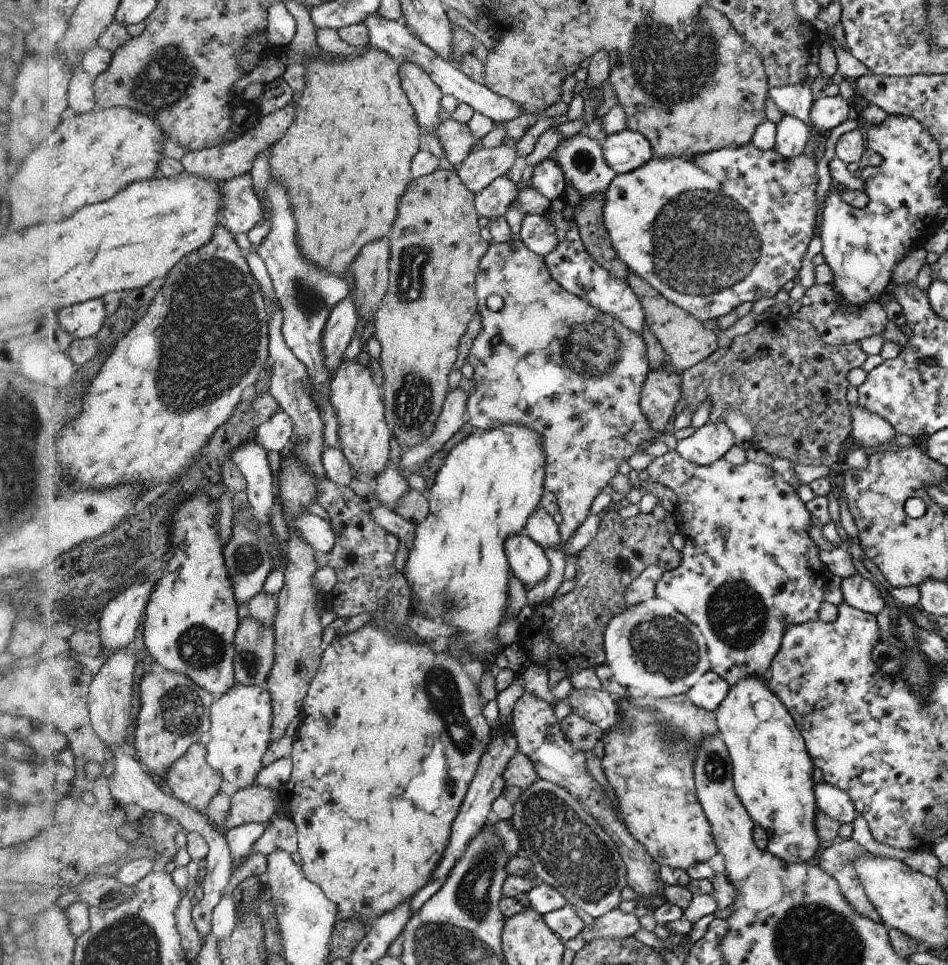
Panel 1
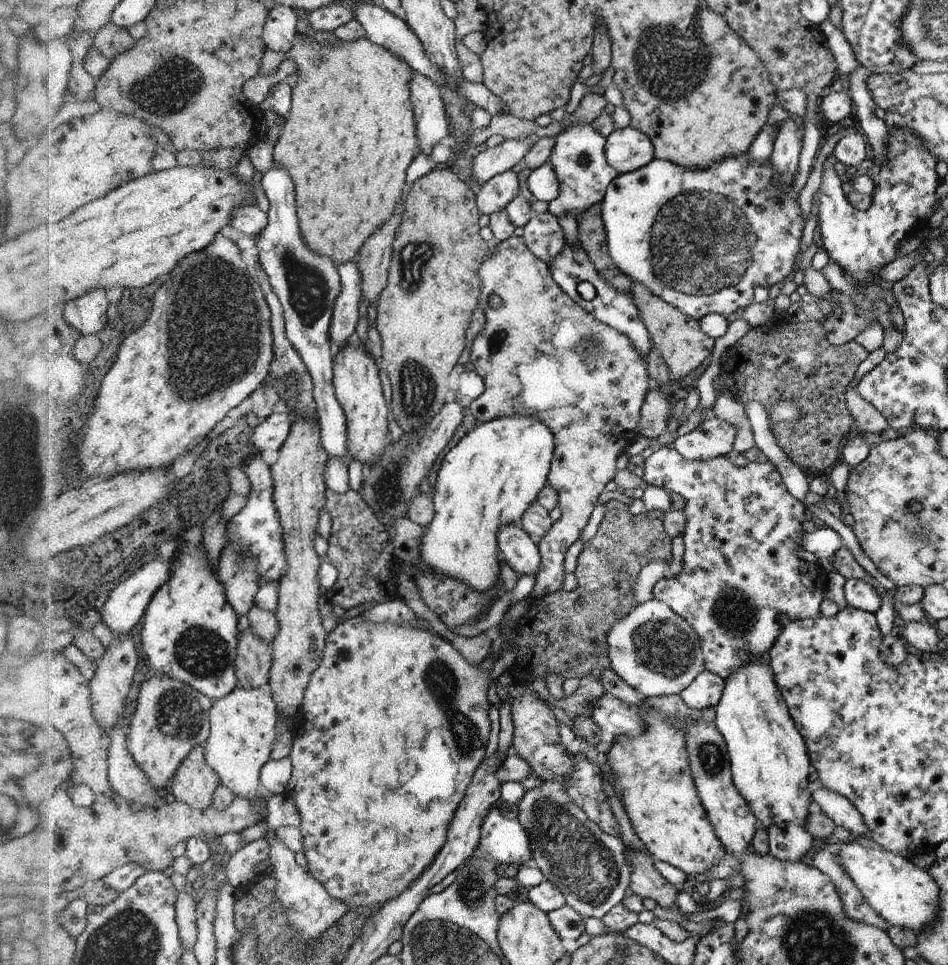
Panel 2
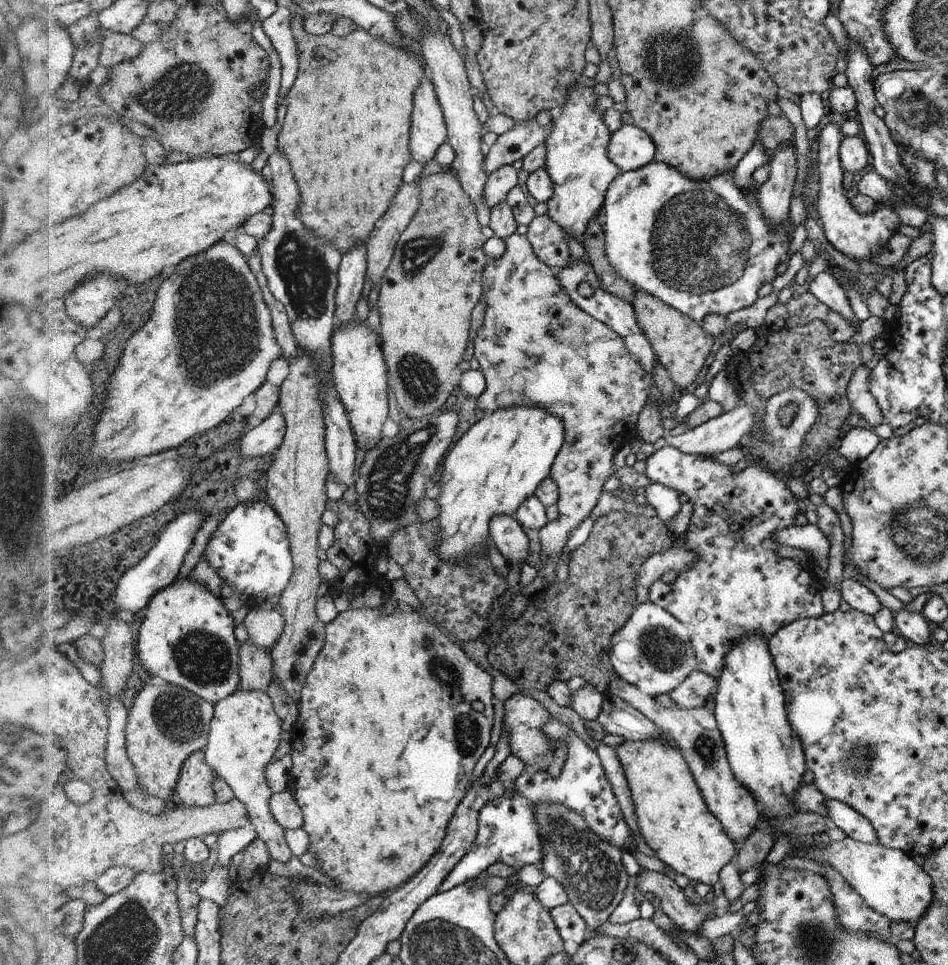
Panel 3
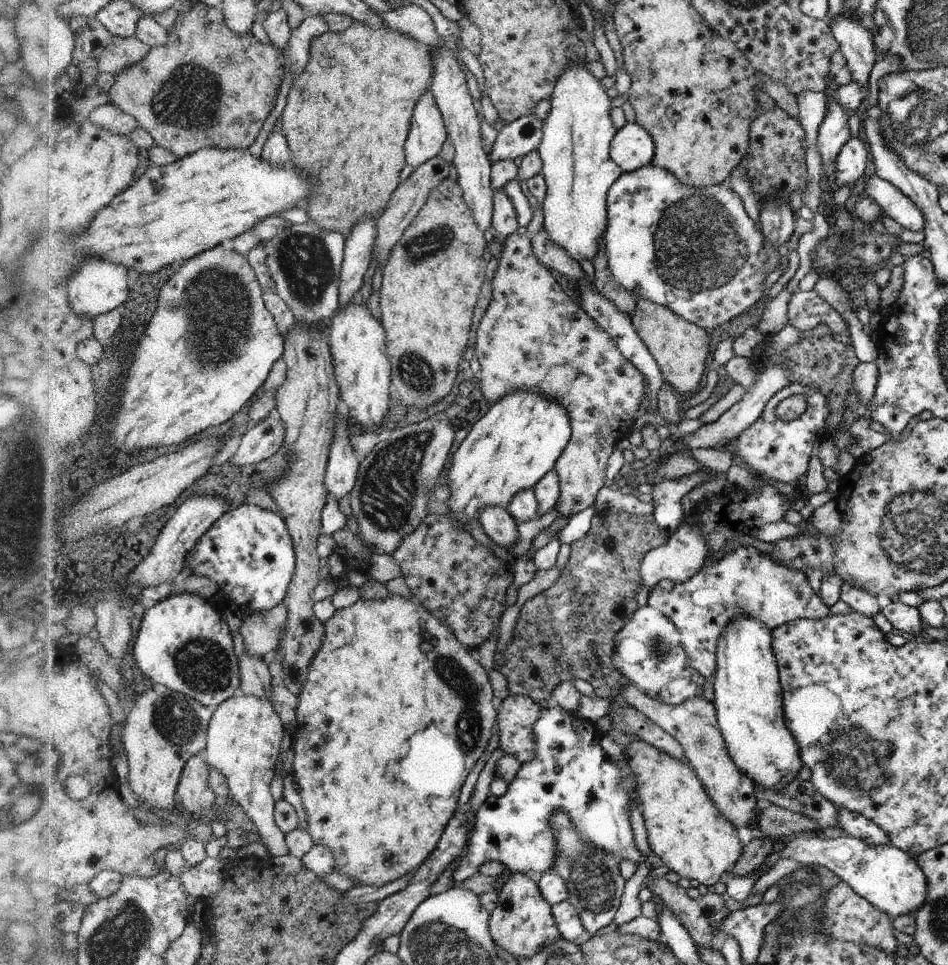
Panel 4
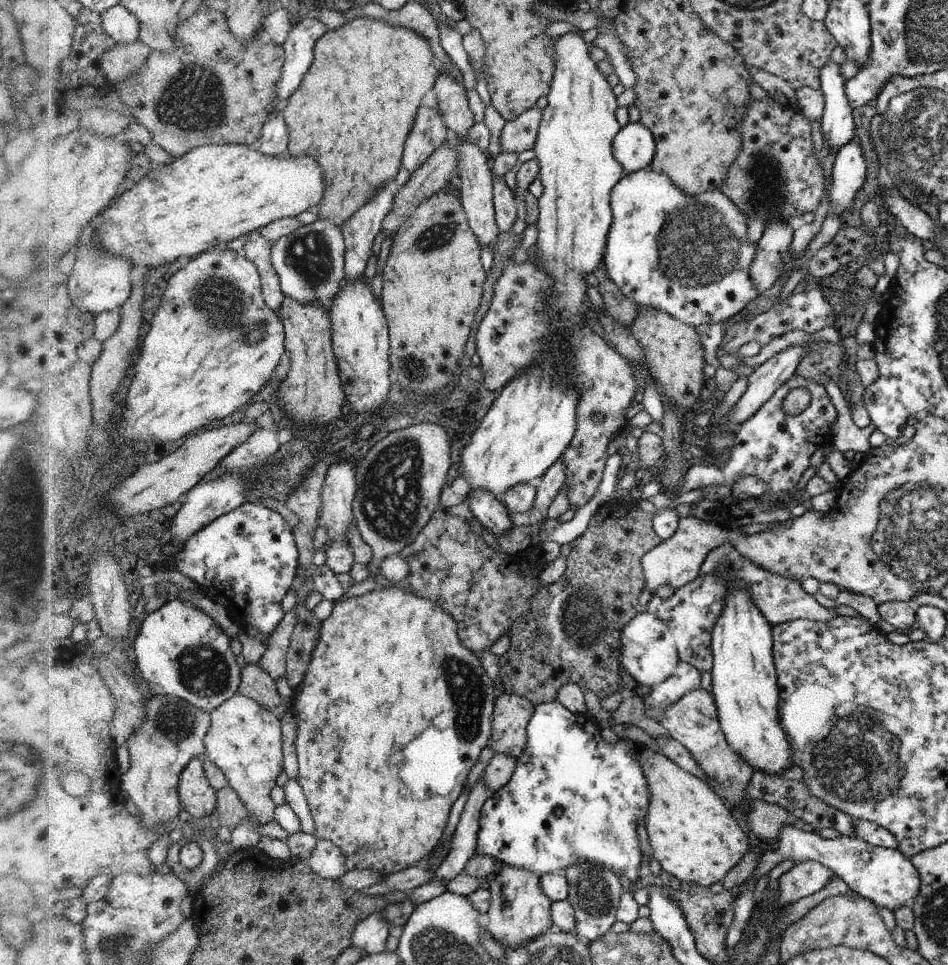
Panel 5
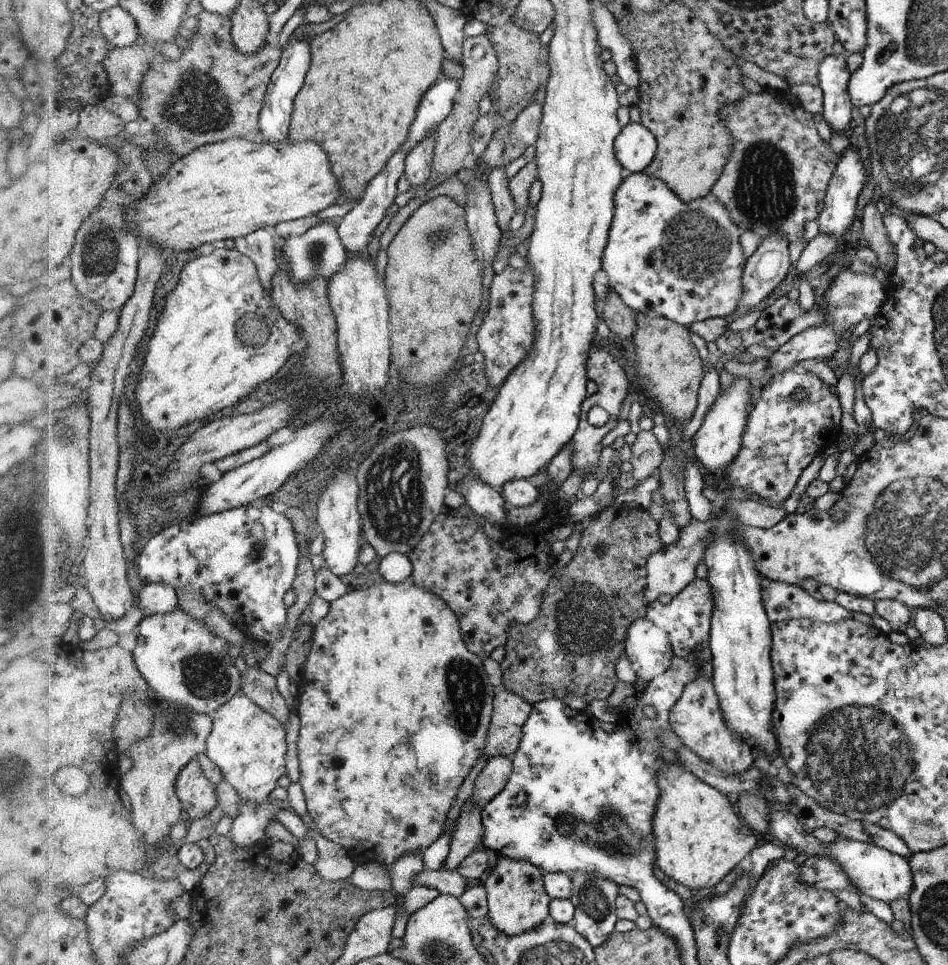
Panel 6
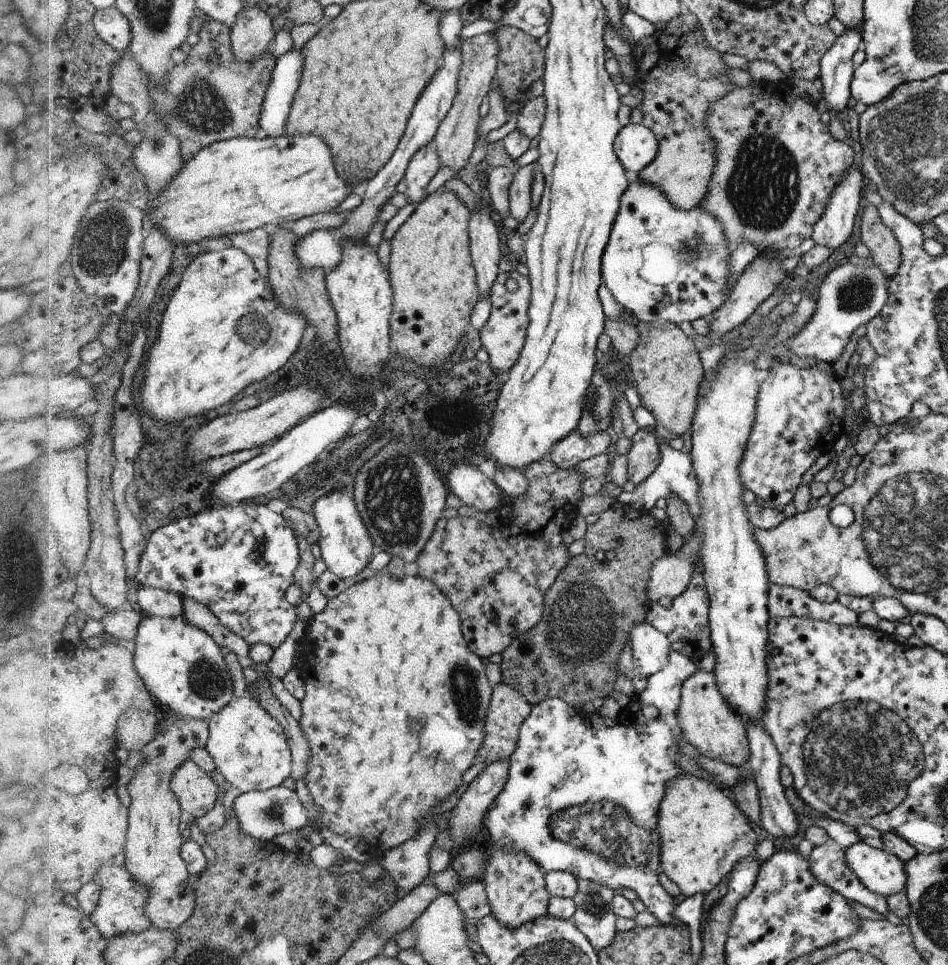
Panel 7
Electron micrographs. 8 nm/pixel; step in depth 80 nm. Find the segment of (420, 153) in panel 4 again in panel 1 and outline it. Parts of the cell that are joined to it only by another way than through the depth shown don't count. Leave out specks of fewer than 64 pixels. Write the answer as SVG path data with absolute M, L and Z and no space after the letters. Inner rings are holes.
M412 61L401 63L399 76L402 77L403 91L415 107L422 135L436 135L434 130L440 124L440 100L444 95L442 89L420 65Z

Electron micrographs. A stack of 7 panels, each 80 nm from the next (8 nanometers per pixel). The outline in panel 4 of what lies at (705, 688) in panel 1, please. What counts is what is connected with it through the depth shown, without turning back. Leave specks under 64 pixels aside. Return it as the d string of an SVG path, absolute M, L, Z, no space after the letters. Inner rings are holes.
M687 666L679 678L672 680L658 696L655 696L665 705L676 706L682 704L685 699L692 696L702 695L704 690L705 678L694 668Z

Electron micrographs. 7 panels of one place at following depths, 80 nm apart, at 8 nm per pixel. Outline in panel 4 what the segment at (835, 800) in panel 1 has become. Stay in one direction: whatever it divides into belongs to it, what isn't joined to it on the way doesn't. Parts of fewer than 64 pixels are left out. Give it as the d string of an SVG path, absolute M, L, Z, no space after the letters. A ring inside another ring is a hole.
M838 808L838 824L846 834L871 845L890 845L891 837L875 822L857 812Z

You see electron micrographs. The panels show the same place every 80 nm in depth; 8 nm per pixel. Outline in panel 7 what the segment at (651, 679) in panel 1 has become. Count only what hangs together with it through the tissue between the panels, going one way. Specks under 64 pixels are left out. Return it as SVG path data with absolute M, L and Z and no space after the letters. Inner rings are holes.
M647 621L636 625L632 649L635 674L642 674L647 678L668 664L672 651L670 638Z

